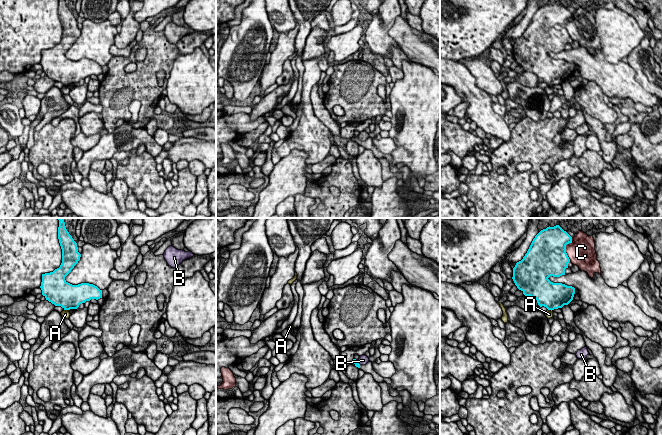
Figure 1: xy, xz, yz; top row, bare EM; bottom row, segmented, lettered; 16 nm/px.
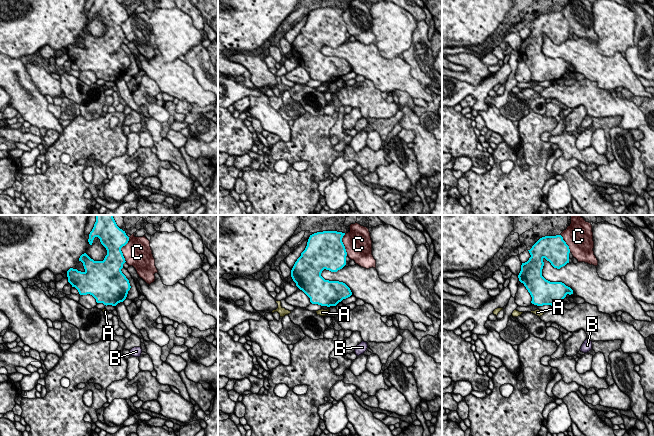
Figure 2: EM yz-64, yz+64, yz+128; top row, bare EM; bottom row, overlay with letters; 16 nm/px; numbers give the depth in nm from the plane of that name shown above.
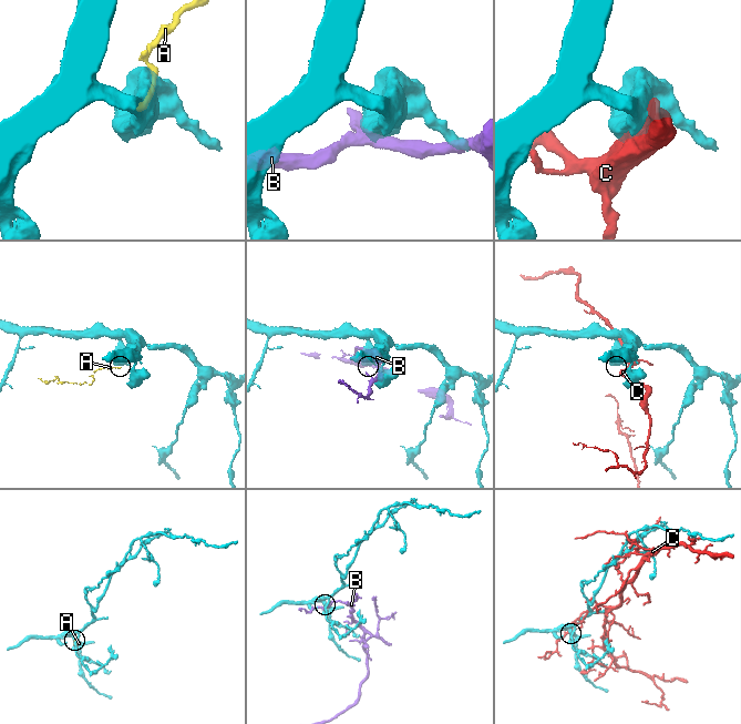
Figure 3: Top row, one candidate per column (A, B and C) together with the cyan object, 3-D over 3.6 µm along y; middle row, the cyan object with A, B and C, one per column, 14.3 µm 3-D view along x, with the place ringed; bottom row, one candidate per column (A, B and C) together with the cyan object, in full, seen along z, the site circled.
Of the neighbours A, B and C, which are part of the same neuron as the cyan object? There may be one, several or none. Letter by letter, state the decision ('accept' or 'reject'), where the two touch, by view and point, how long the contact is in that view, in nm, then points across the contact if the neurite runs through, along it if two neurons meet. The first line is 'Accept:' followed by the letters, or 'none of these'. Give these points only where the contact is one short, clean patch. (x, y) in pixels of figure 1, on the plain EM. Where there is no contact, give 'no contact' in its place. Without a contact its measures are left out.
Accept: none of these
A: reject; contact xy (66, 85); length 80 nm; border xy (64, 85), (68, 86)
B: reject; contact xz (358, 138); length 100 nm
C: reject; contact yz (565, 25); length 380 nm

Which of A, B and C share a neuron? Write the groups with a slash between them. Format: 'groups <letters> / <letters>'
groups A / B / C

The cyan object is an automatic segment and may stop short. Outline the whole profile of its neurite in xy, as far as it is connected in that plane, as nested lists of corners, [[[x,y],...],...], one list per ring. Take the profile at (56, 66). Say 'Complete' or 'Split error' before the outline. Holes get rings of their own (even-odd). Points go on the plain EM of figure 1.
Complete. [[[59,0],[58,15],[62,25],[62,39],[53,48],[42,50],[42,71],[64,86],[77,85],[80,80],[91,75],[102,74],[102,66],[89,59],[72,61],[65,56],[74,42],[80,36],[77,19],[66,5],[65,0]]]

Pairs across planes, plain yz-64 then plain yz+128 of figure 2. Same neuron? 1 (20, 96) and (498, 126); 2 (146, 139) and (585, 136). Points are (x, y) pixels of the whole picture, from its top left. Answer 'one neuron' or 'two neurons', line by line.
1: one neuron
2: two neurons

